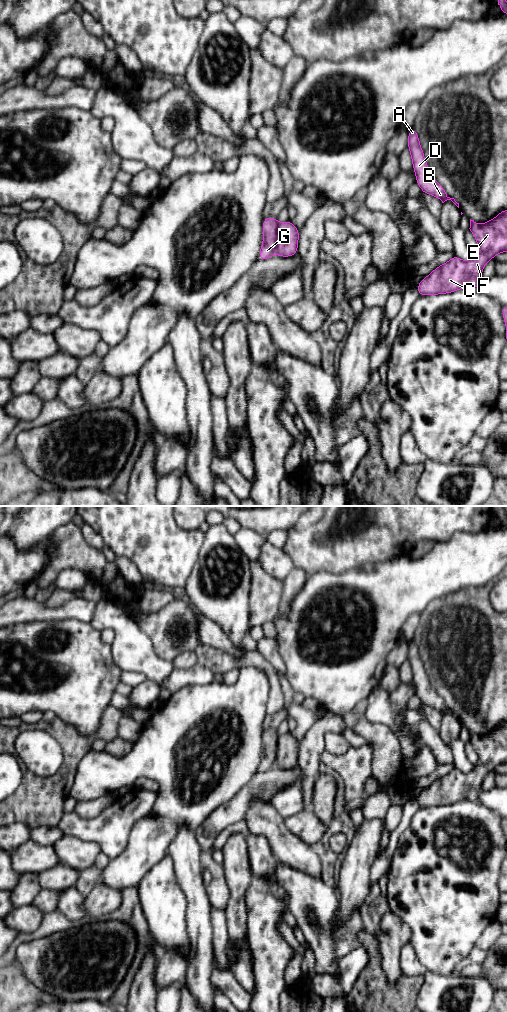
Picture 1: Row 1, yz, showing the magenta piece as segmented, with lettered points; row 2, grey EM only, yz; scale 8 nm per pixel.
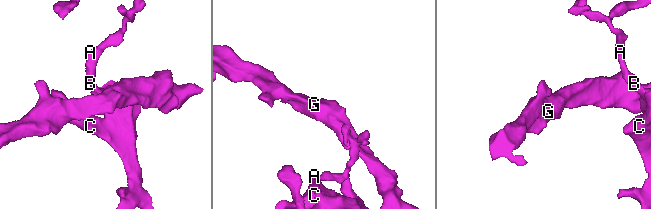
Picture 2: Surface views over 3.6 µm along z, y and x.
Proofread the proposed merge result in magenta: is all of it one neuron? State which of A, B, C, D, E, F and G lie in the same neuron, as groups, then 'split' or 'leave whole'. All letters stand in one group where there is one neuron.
A B C D E F G | leave whole

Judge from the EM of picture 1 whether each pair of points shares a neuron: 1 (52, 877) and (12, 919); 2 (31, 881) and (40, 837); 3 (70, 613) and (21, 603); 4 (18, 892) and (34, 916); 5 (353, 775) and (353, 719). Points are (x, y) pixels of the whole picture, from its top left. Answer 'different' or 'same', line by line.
1: same
2: same
3: same
4: same
5: different

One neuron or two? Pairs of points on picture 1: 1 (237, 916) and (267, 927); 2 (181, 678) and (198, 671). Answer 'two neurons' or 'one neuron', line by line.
1: two neurons
2: one neuron

